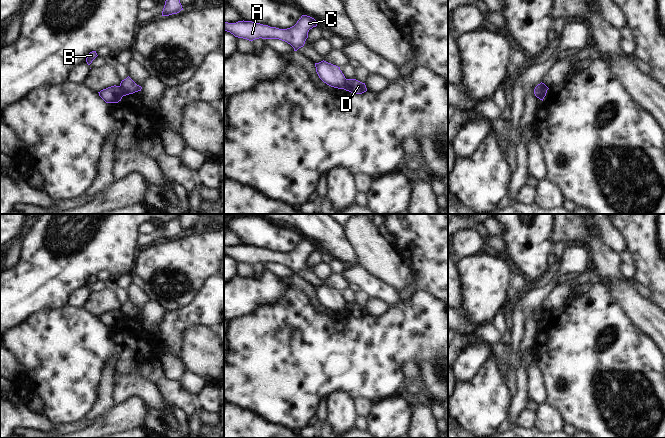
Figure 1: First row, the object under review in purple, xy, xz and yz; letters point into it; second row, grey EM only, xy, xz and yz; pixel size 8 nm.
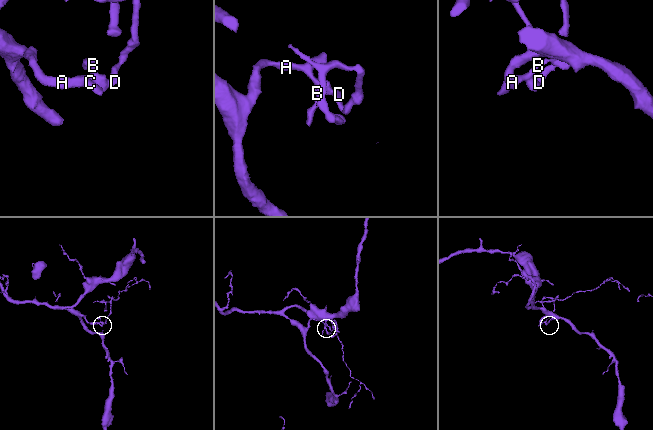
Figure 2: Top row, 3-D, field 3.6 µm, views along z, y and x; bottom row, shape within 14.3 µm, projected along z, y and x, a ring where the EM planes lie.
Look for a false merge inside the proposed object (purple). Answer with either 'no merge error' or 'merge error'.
merge error

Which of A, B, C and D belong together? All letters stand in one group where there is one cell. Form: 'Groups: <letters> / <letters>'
Groups: A B C / D

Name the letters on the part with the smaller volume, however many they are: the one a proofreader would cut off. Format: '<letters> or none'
D

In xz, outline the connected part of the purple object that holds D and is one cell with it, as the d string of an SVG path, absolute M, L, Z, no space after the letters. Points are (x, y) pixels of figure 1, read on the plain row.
M346 303L344 314L349 315L352 318L362 318L367 315L367 312L365 307L356 303Z

